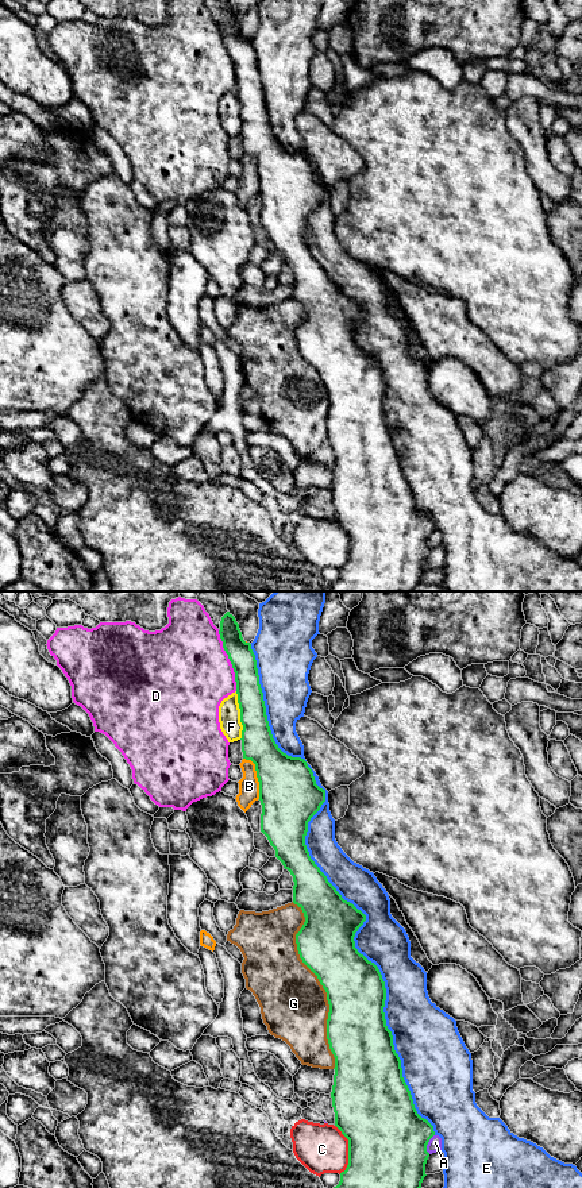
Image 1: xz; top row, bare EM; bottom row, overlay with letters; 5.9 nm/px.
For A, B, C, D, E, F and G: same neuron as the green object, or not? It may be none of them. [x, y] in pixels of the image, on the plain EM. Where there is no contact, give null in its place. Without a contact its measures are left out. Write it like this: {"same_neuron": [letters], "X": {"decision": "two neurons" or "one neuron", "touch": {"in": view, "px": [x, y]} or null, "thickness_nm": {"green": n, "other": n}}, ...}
{"same_neuron": [], "A": {"decision": "two neurons", "touch": {"in": "xz", "px": [427, 539]}, "thickness_nm": {"green": 460, "other": 80}}, "B": {"decision": "two neurons", "touch": {"in": "xz", "px": [257, 172]}, "thickness_nm": {"green": 360, "other": 130}}, "C": {"decision": "two neurons", "touch": {"in": "xz", "px": [349, 544]}, "thickness_nm": {"green": 460, "other": 280}}, "D": {"decision": "two neurons", "touch": {"in": "xz", "px": [230, 56]}, "thickness_nm": {"green": 160, "other": 480}}, "E": {"decision": "two neurons", "touch": {"in": "xz", "px": [334, 282]}, "thickness_nm": {"green": 320, "other": 220}}, "F": {"decision": "two neurons", "touch": {"in": "xz", "px": [241, 111]}, "thickness_nm": {"green": 200, "other": 130}}, "G": {"decision": "two neurons", "touch": {"in": "xz", "px": [320, 378]}, "thickness_nm": {"green": 360, "other": 400}}}

